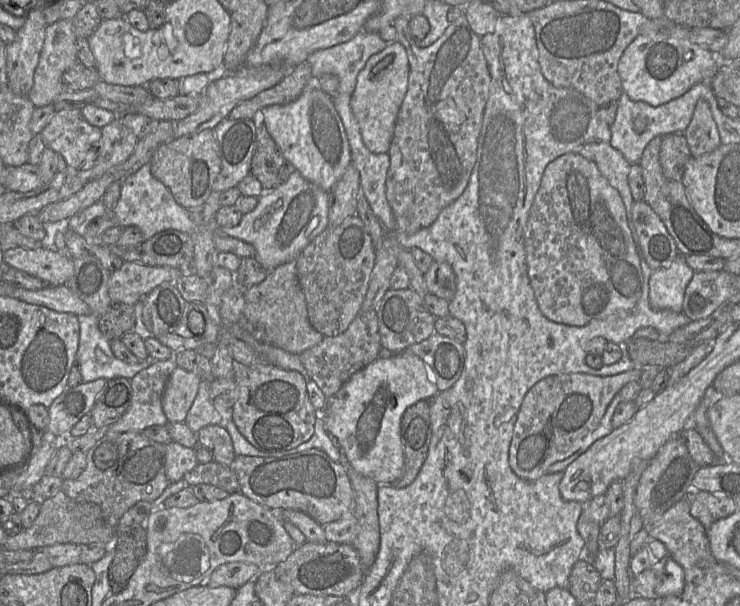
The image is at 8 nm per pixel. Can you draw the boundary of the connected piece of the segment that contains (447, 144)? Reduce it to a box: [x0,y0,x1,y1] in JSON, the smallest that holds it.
[386,12,491,235]

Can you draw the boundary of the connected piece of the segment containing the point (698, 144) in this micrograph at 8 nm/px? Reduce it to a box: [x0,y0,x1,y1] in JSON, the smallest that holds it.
[684,100,721,158]

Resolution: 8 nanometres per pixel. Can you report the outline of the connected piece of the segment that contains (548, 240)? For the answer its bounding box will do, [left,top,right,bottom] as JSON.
[524,154,642,326]

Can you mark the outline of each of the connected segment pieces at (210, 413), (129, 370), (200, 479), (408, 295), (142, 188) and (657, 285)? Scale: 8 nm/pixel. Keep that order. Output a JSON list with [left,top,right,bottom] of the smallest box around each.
[[185,380,233,433],[75,313,157,383],[183,461,239,494],[377,288,436,354],[115,162,195,240],[649,254,694,311]]

